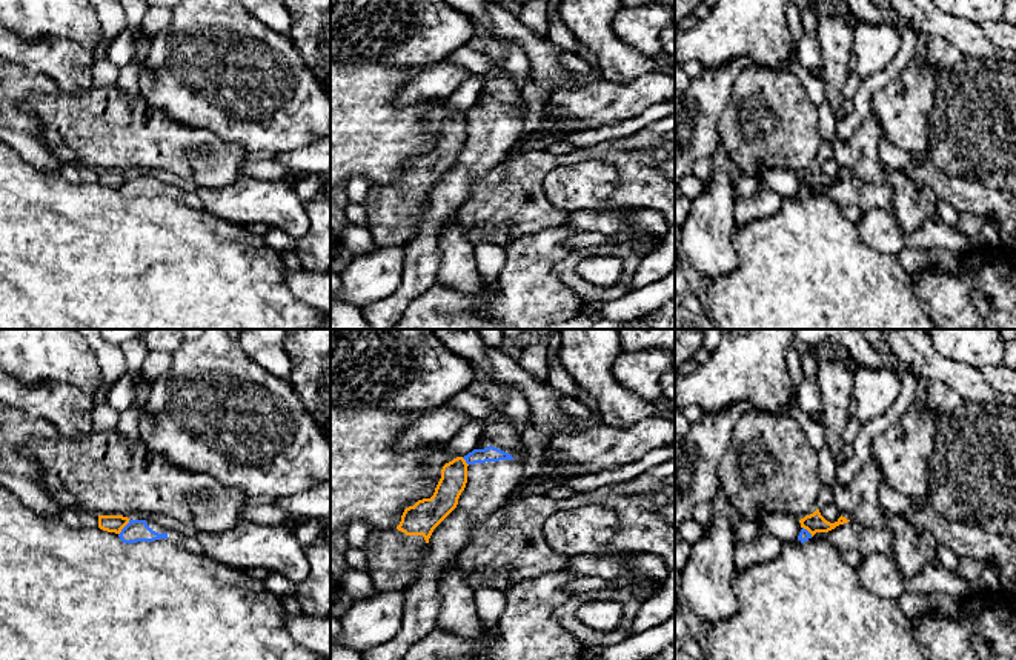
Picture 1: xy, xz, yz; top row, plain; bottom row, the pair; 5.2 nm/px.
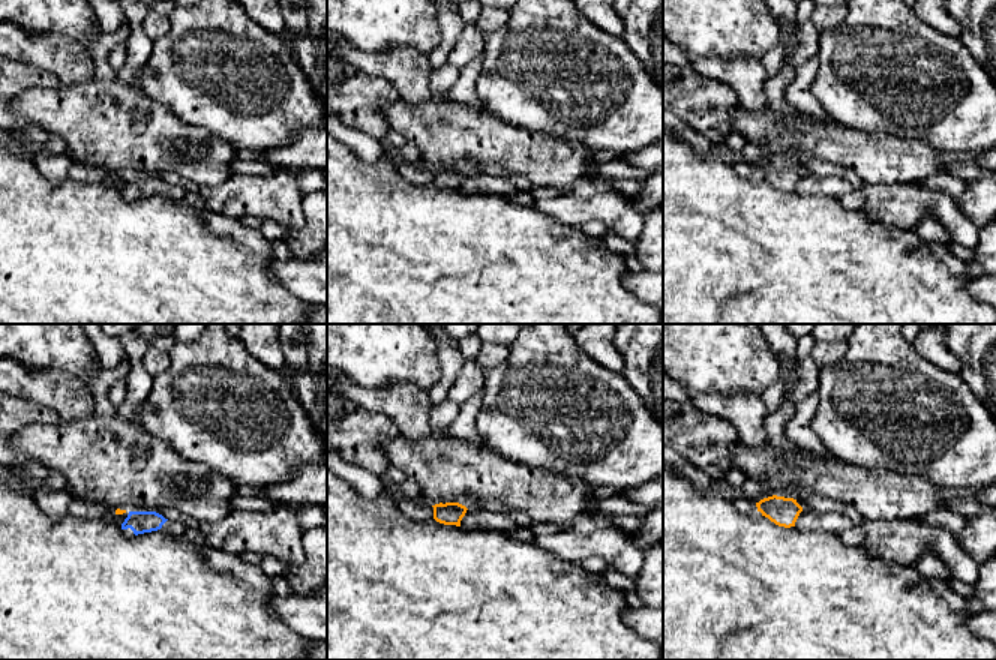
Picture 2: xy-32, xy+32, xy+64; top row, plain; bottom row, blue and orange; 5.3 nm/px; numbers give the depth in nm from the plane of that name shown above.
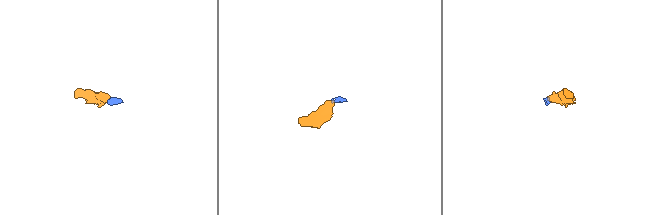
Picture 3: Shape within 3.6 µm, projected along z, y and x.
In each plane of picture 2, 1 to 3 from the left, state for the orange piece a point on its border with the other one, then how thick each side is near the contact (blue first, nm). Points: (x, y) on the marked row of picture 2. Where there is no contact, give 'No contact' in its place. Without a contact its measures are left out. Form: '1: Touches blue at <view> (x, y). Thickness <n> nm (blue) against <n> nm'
1: No contact
2: No contact
3: No contact

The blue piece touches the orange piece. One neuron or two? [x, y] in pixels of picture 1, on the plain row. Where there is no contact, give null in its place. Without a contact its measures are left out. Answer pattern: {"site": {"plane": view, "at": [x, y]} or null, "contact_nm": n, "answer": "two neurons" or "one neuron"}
{"site": {"plane": "xy", "at": [123, 183]}, "contact_nm": 100, "answer": "two neurons"}

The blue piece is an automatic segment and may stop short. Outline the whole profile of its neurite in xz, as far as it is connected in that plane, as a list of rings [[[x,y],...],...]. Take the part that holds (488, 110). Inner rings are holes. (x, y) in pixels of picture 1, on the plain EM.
[[[500,69],[484,75],[476,103],[464,111],[467,138],[457,163],[433,185],[420,226],[404,245],[401,285],[386,298],[361,309],[372,329],[392,329],[406,306],[437,283],[440,232],[470,195],[473,182],[509,158],[523,132],[516,117],[526,103],[521,82]]]

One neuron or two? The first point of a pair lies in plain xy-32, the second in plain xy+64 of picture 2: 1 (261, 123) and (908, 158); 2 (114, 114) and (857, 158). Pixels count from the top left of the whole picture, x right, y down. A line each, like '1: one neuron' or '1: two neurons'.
1: two neurons
2: one neuron

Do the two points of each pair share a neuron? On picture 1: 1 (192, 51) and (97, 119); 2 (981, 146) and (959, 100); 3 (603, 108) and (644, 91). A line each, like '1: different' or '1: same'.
1: different
2: same
3: same

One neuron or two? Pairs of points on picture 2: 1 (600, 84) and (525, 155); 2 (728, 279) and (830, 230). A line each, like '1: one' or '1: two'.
1: two
2: one

